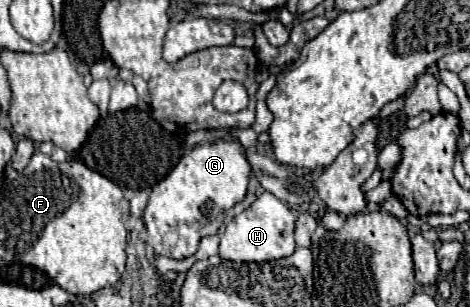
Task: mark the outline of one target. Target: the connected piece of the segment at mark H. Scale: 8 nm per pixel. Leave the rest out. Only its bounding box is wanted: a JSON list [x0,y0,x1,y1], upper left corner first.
[220,193,296,261]

